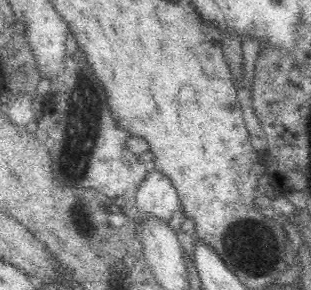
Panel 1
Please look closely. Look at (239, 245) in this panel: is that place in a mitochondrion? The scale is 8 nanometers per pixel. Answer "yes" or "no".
yes

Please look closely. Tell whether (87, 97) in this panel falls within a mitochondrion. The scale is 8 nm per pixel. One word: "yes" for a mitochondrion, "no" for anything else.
yes

